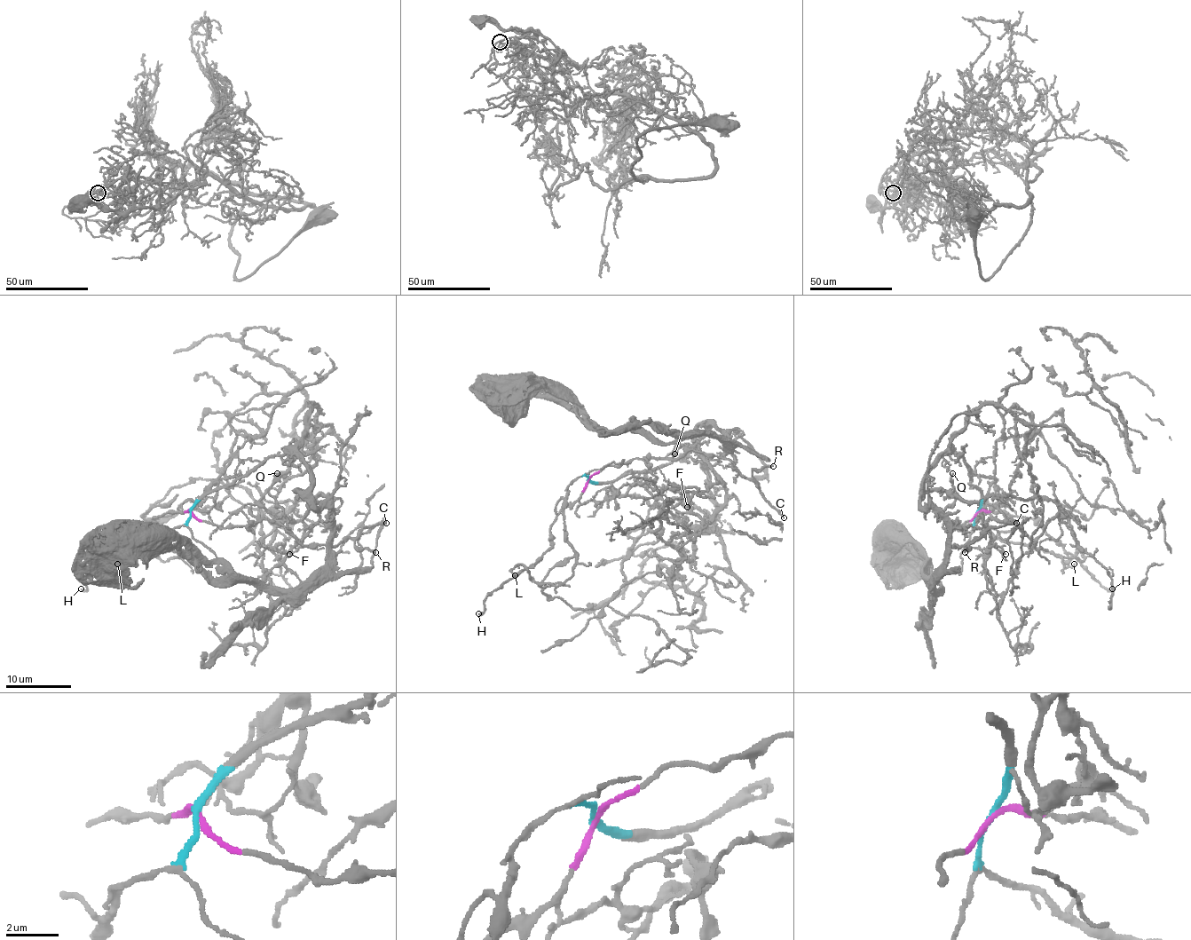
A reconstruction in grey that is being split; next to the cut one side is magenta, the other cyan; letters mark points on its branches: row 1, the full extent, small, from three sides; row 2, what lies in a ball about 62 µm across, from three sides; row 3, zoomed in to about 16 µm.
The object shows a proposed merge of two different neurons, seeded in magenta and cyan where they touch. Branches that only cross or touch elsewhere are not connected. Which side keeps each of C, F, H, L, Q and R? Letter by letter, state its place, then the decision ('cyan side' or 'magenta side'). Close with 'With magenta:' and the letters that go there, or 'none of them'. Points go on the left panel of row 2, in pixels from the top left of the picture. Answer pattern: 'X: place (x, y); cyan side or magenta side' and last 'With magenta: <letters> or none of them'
C: place (386, 523); magenta side
F: place (289, 554); cyan side
H: place (81, 588); magenta side
L: place (117, 564); cyan side
Q: place (277, 473); magenta side
R: place (375, 552); magenta side
With magenta: C, H, Q, R

